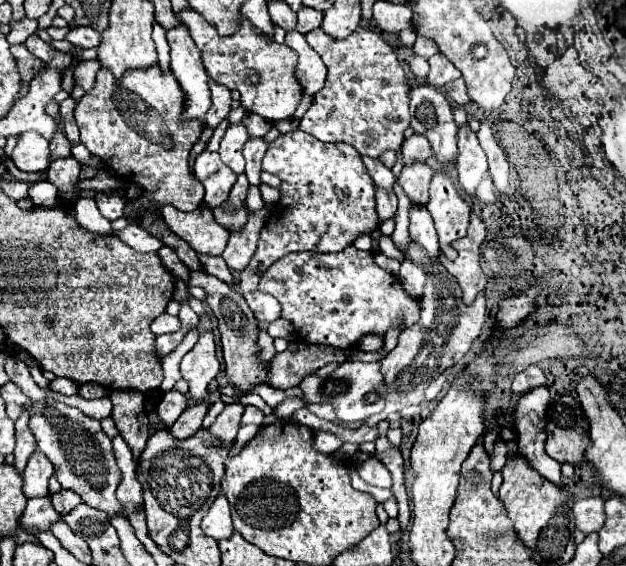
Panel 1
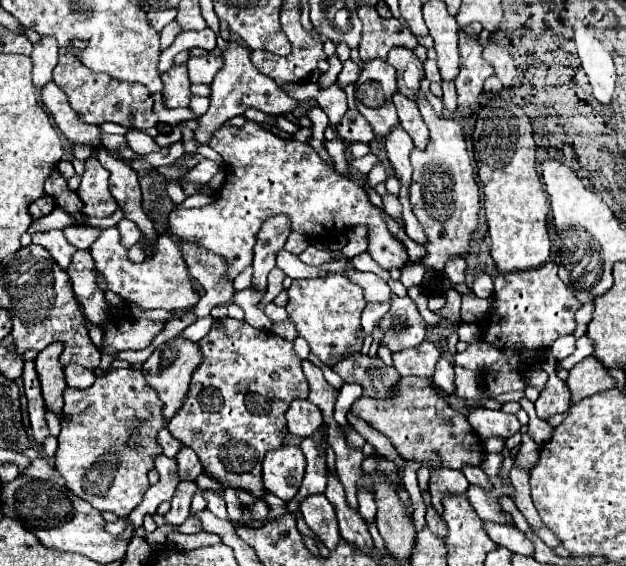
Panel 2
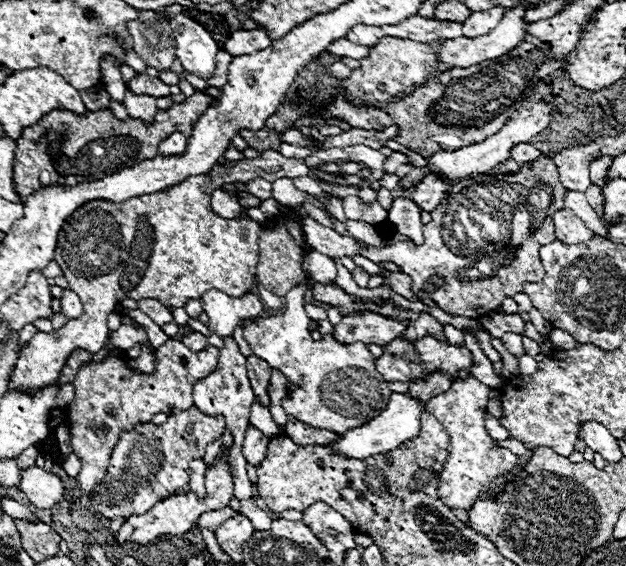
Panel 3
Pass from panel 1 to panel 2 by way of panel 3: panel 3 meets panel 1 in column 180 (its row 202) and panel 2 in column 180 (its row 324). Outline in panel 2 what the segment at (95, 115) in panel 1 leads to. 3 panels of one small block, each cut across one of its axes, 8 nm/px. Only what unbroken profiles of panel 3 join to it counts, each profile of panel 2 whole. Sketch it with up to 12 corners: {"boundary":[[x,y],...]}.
{"boundary":[[186,64],[164,72],[166,106],[188,108]]}

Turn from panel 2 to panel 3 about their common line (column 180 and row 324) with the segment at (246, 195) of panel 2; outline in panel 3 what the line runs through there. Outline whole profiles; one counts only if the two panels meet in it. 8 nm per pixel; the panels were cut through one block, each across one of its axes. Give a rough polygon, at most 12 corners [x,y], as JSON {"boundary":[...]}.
{"boundary":[[218,290],[200,298],[210,332],[232,336],[256,320],[264,304],[256,294],[232,298]]}

